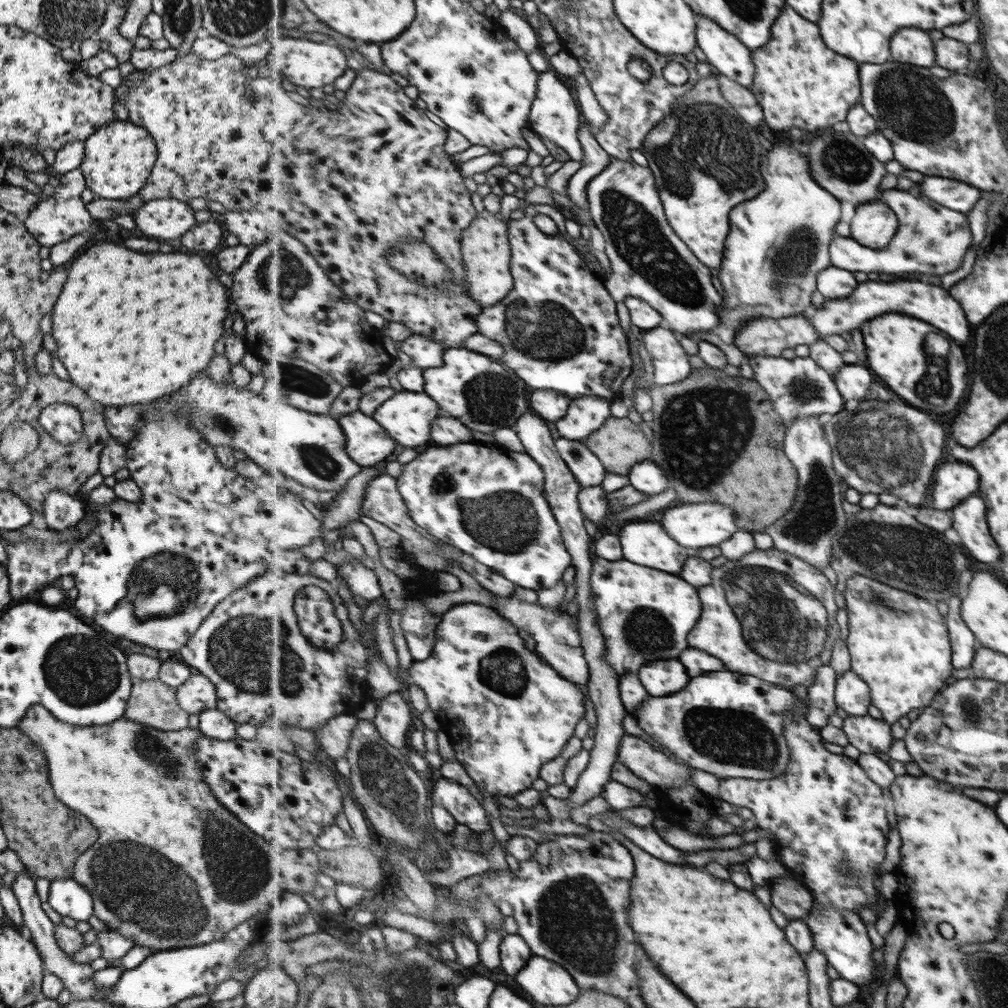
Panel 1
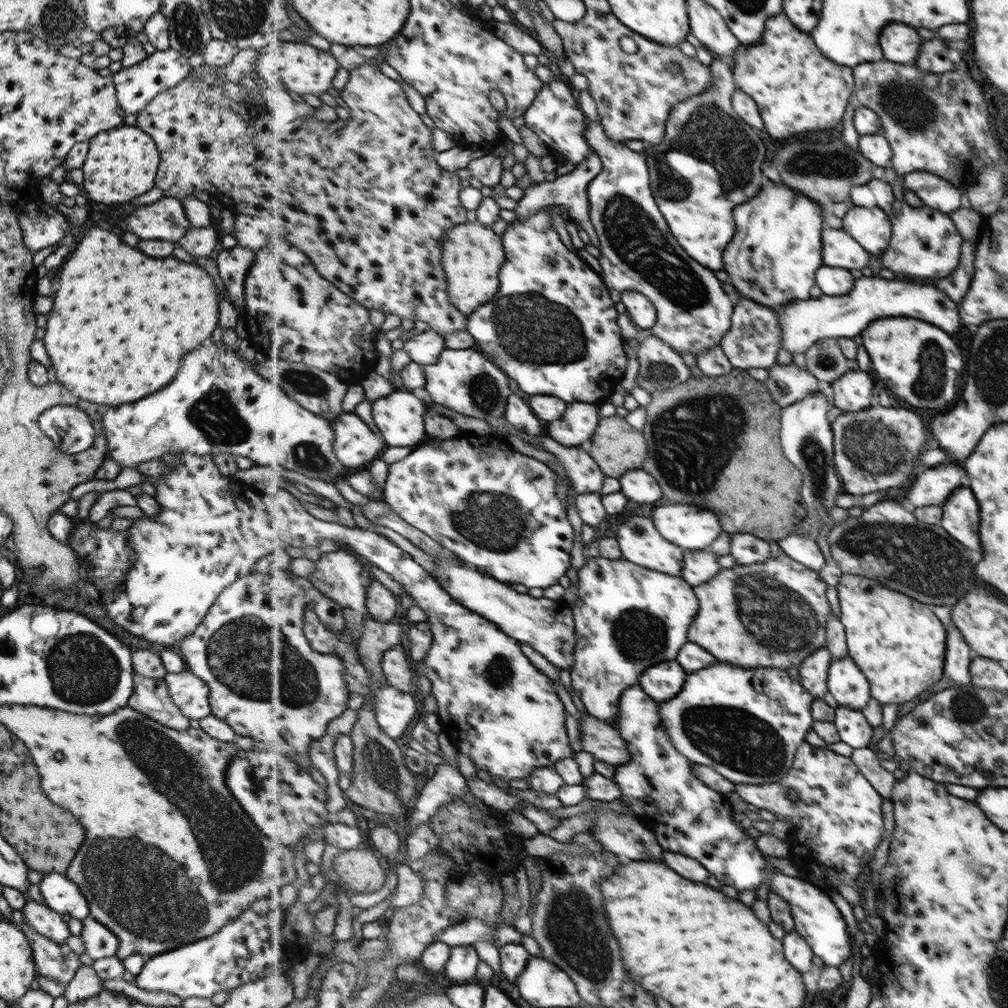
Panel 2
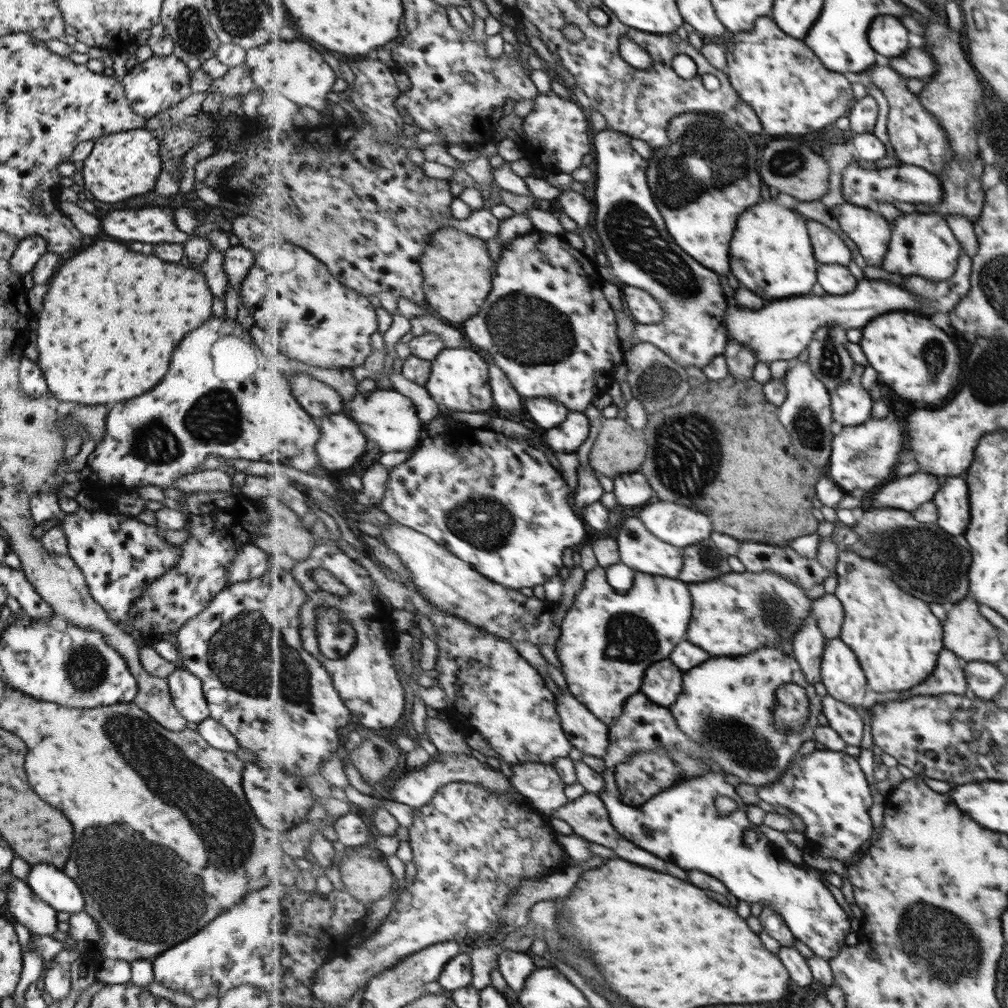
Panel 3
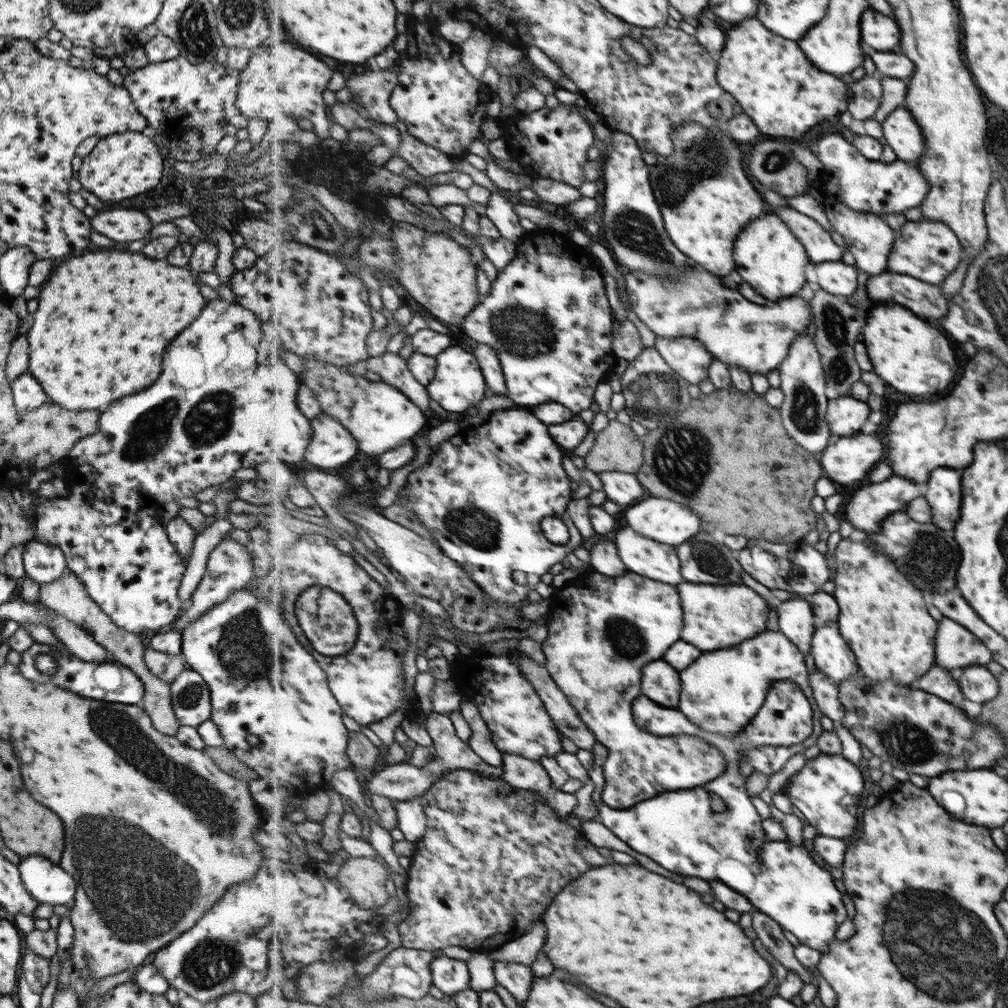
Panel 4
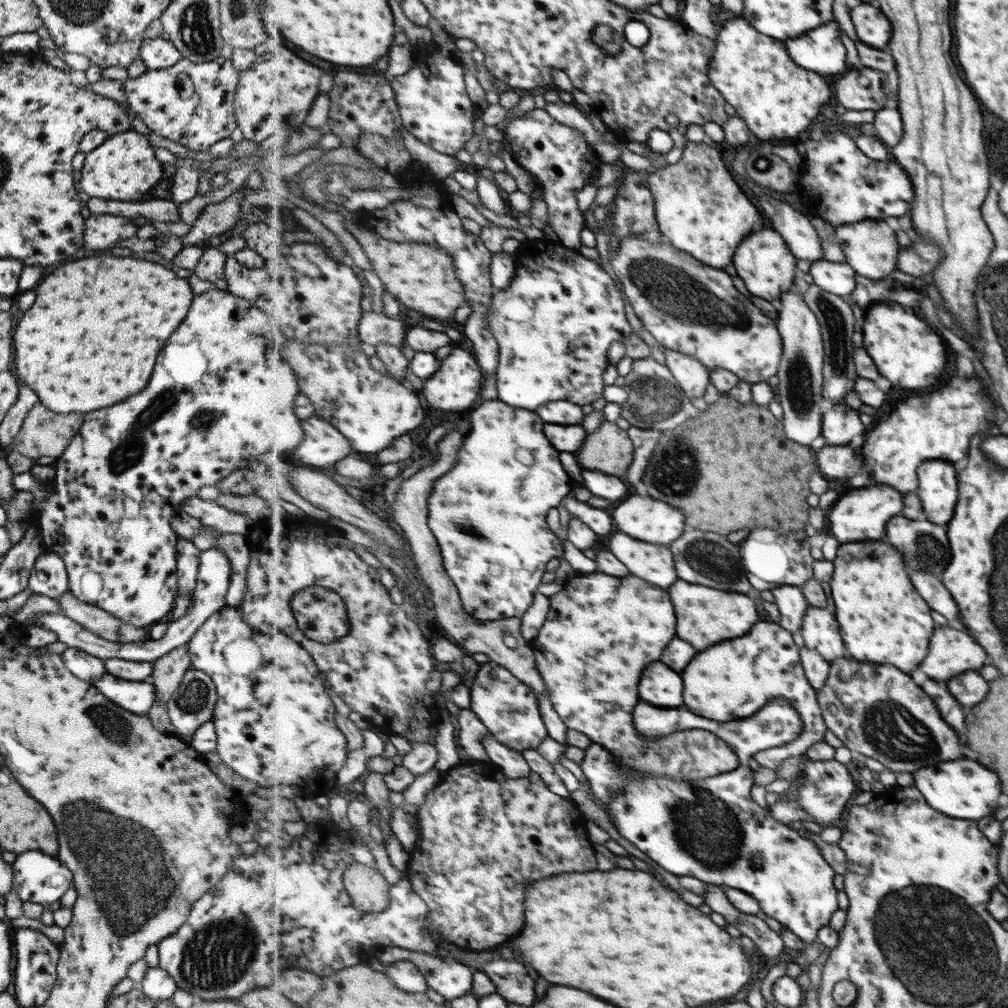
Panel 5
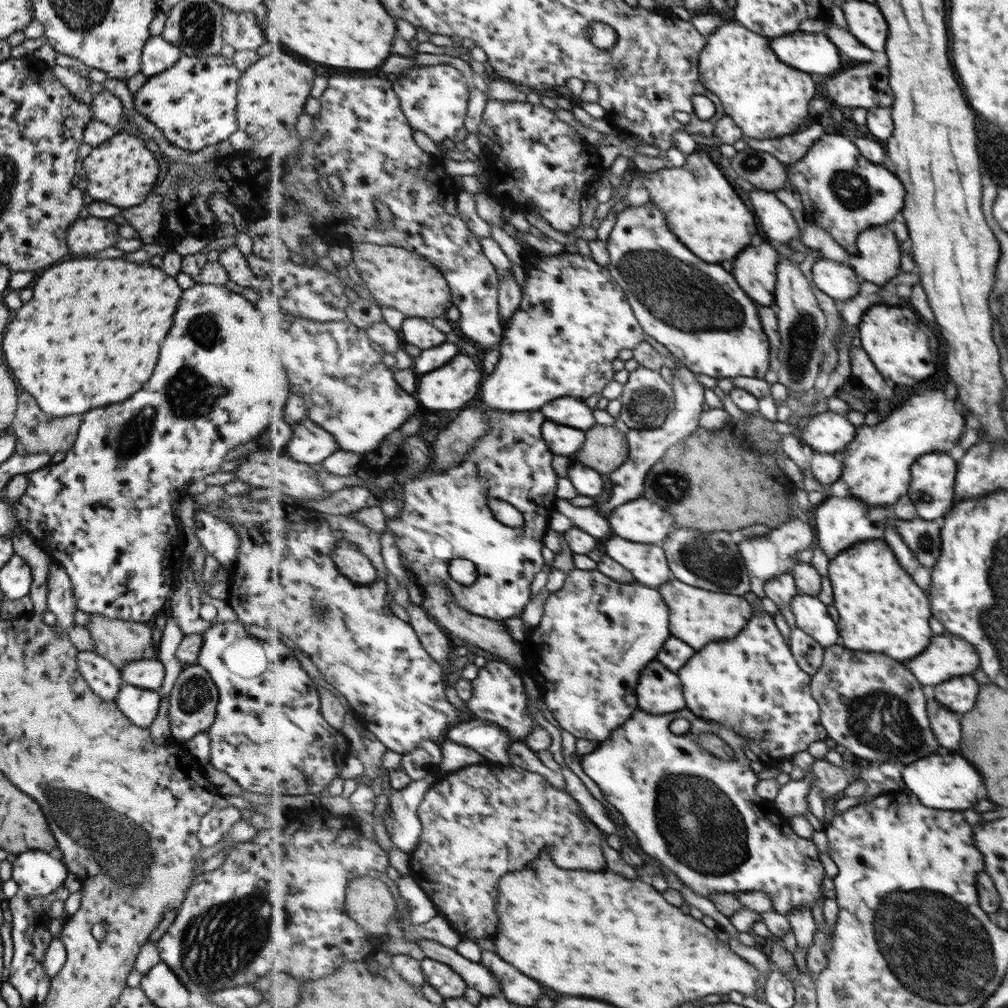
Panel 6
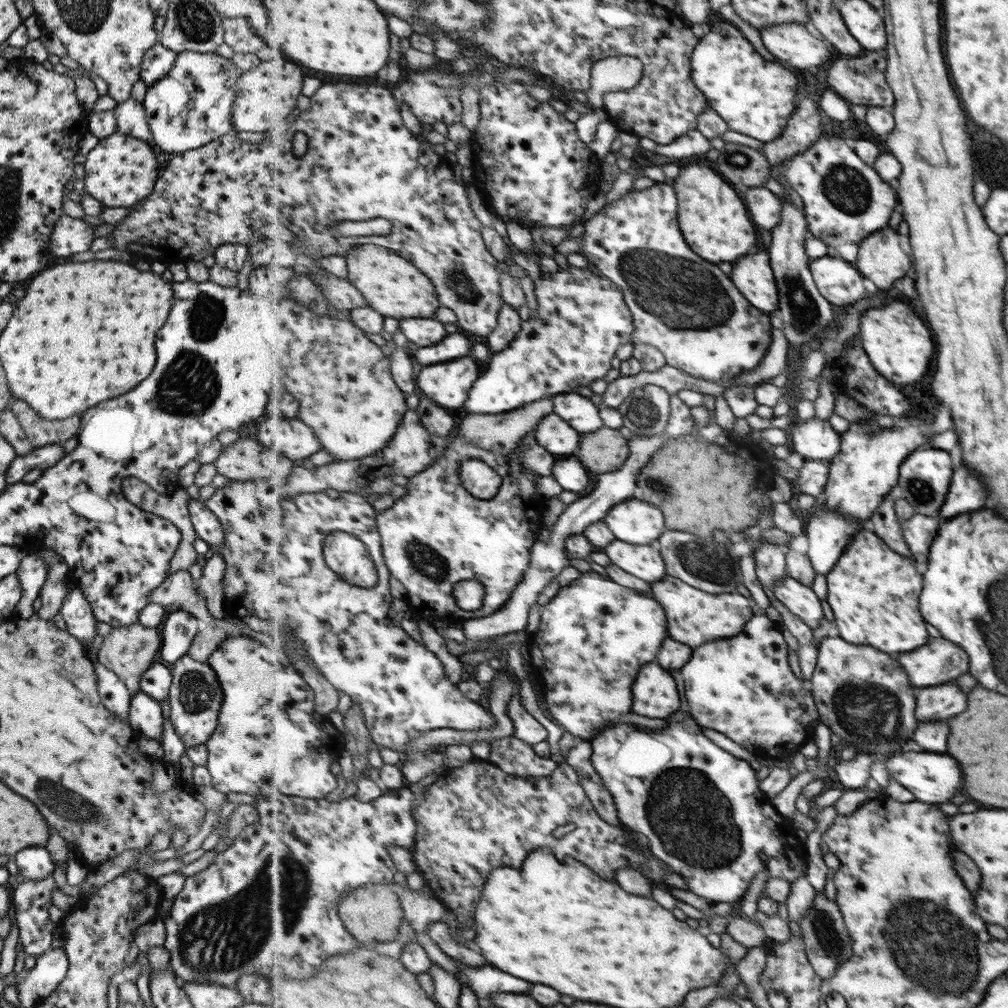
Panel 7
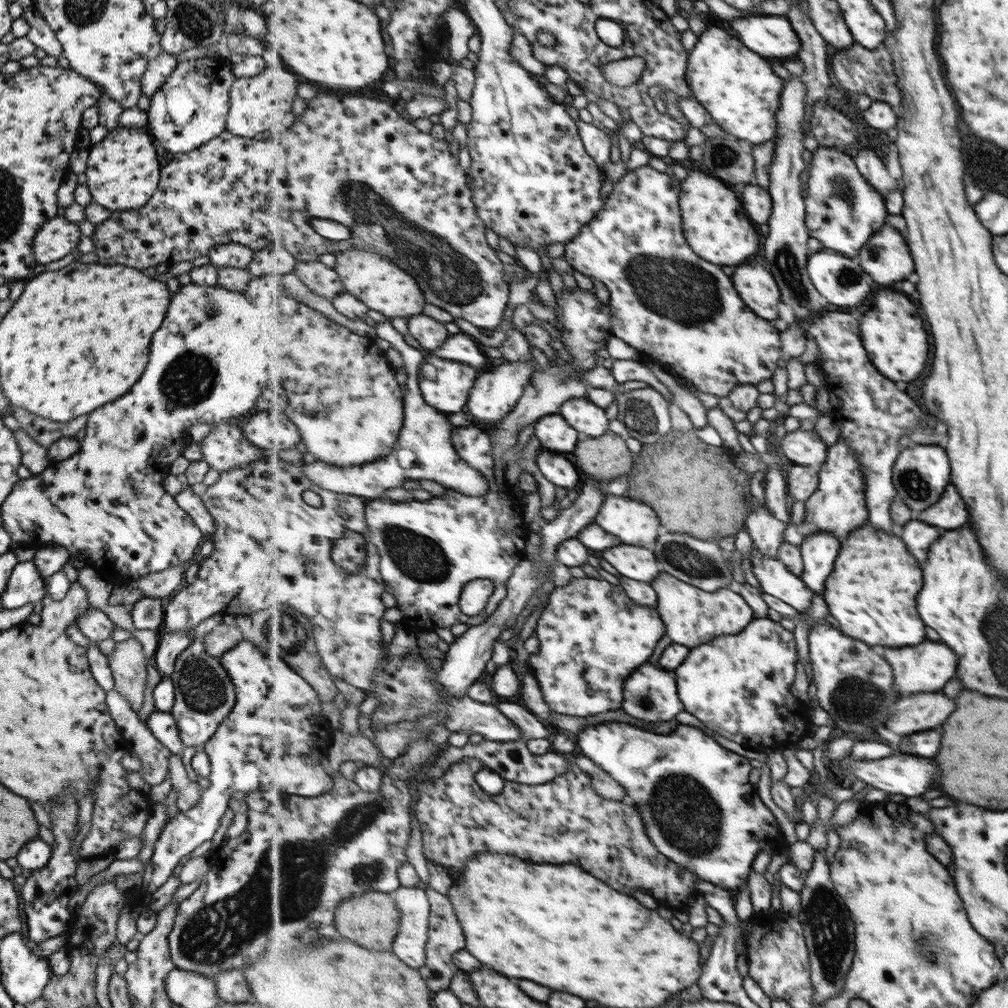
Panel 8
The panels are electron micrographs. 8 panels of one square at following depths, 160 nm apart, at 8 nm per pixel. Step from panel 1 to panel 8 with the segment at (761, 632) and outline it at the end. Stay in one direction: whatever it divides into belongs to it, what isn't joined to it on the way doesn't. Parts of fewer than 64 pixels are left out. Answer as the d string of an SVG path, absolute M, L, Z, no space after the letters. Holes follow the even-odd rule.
M665 572L653 582L653 588L659 594L659 612L667 624L667 634L673 638L673 642L685 644L689 648L705 644L723 634L739 634L756 618L743 591L737 593L725 588L719 592L705 592Z

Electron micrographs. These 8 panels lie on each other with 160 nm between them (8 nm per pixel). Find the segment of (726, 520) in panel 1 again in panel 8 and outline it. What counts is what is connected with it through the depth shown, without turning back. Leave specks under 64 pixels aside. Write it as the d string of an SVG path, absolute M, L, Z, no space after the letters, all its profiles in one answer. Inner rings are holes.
M613 494L605 500L595 522L633 546L655 544L661 528L659 516L651 506Z

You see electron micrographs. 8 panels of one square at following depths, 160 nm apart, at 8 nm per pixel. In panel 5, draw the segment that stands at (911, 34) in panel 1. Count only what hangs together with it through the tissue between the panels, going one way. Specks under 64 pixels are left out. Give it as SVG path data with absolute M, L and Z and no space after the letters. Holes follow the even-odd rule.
M860 3L849 13L860 41L881 50L889 46L894 25L877 4Z

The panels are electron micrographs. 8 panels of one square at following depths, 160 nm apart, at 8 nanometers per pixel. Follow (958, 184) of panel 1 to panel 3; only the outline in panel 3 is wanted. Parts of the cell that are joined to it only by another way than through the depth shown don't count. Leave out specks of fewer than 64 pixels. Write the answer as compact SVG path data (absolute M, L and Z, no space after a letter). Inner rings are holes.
M853 160L843 170L842 192L847 203L853 203L860 207L867 207L871 202L888 202L895 204L897 201L910 202L912 204L930 204L935 206L941 202L941 185L939 178L926 168L913 164L894 163L890 167L882 169L867 169L861 165L855 165Z

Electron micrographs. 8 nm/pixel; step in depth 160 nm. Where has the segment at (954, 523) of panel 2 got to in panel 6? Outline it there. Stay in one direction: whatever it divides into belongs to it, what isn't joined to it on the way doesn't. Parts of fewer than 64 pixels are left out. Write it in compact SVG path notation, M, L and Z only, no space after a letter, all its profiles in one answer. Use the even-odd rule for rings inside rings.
M929 452L911 467L911 500L922 519L933 521L947 512L953 500L955 460L945 452Z

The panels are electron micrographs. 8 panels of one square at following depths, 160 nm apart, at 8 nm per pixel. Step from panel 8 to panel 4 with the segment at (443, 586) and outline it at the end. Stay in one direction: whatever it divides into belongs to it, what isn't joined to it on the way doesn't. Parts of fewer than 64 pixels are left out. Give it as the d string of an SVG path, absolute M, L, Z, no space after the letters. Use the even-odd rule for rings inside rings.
M509 410L509 412L497 412L490 416L481 426L477 428L467 428L467 432L457 434L453 439L447 440L439 447L439 452L432 458L432 461L425 465L422 470L410 472L406 478L405 485L399 490L402 496L409 500L409 509L414 510L414 514L418 516L422 526L424 526L437 540L439 547L444 550L447 556L450 556L456 563L459 563L469 574L470 577L494 600L494 603L507 603L512 607L521 607L527 603L527 596L531 590L537 588L537 584L548 578L548 572L555 566L563 562L565 558L583 544L582 532L576 527L574 522L568 520L567 512L570 502L572 501L574 490L571 488L571 480L569 480L568 472L564 464L565 450L559 444L555 444L555 440L550 433L548 427L534 413L525 412L525 410ZM561 514L566 518L566 525L570 530L570 540L567 544L554 544L550 542L542 529L544 518L549 516L557 516Z

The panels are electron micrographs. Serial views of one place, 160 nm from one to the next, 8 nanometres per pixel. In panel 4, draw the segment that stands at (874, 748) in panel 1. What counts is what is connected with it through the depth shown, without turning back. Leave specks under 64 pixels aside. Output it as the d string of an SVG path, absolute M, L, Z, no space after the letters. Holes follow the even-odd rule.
M818 667L810 674L810 684L814 688L816 701L824 716L832 719L835 725L842 724L847 709L841 702L840 688Z

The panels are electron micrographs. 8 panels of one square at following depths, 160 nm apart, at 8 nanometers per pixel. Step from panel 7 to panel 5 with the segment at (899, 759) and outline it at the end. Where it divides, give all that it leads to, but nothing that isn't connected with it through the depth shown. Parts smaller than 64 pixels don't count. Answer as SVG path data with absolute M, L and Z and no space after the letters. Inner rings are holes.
M951 760L923 768L912 774L915 786L926 796L931 808L943 812L945 816L979 820L989 816L997 808L997 796L1001 792L999 780L993 772L985 770L981 764L971 760Z

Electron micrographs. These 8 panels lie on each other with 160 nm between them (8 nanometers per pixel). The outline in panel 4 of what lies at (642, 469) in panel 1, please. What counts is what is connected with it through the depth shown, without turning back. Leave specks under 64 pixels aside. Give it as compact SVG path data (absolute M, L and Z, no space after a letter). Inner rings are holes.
M611 471L599 473L599 476L605 484L604 490L608 499L617 502L617 505L631 506L645 496L645 488L641 486L635 474Z

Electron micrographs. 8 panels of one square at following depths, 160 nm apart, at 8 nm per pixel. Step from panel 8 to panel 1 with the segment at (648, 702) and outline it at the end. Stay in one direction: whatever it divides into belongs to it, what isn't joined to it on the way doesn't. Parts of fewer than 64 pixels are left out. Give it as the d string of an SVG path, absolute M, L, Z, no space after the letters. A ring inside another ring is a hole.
M659 660L643 666L639 672L643 684L651 697L667 696L671 692L679 692L689 684L687 668L679 660Z

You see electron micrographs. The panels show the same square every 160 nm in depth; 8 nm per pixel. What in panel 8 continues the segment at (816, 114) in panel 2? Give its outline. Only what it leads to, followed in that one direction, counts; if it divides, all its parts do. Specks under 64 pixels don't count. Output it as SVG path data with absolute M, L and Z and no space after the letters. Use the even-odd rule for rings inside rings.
M712 26L699 36L690 51L687 80L694 97L715 116L731 137L747 140L755 146L776 138L779 123L777 110L781 106L786 80L773 72L766 57L751 50L728 27Z

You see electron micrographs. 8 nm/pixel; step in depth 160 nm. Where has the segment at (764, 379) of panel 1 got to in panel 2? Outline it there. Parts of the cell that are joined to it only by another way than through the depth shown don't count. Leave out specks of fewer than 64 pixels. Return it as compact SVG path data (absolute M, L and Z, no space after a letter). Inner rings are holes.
M793 362L788 365L775 363L772 367L769 367L769 378L766 380L765 384L770 388L771 396L774 400L779 403L779 406L787 408L792 404L799 403L807 397L811 397L813 393L821 390L821 384L819 384L819 379L807 368L797 366Z

